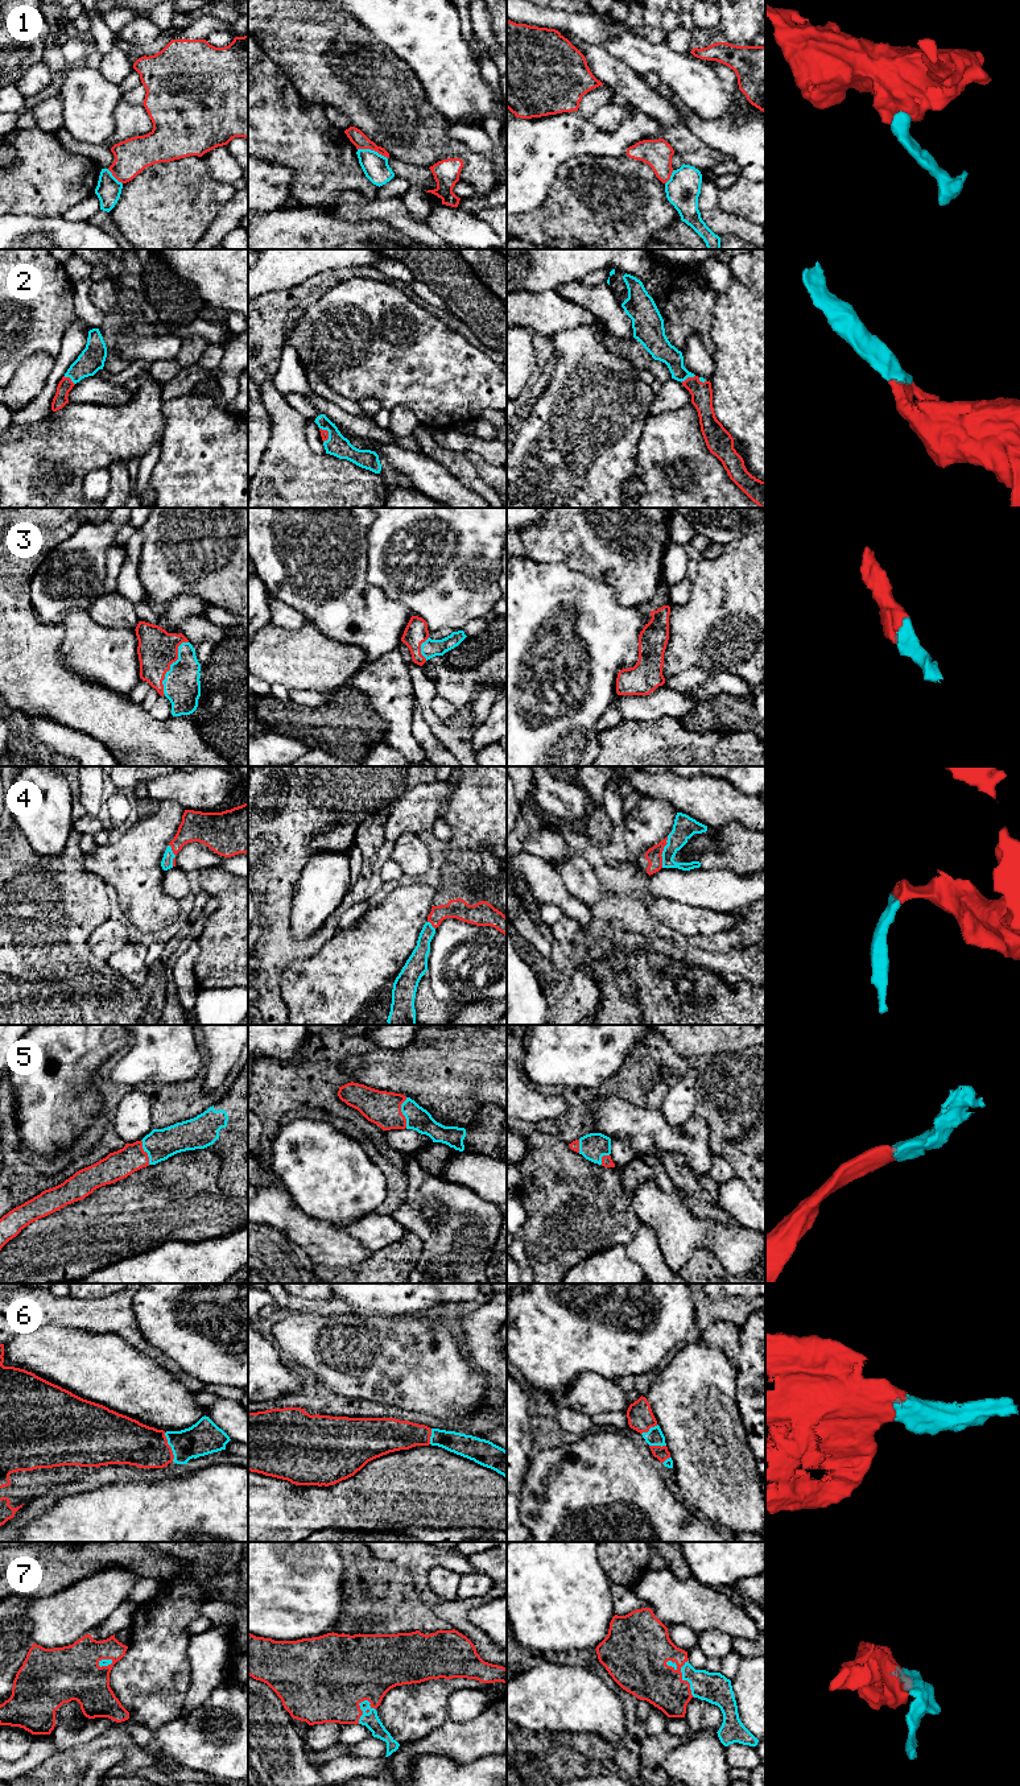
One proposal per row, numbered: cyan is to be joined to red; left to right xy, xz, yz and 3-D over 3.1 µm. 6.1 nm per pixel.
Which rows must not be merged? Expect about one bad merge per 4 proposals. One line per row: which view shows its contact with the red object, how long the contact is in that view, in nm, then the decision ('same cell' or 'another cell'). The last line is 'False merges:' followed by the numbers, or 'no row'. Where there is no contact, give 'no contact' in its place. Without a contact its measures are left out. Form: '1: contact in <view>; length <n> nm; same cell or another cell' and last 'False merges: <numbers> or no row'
1: contact in xz; length 200 nm; another cell
2: contact in yz; length 100 nm; same cell
3: contact in xy; length 360 nm; same cell
4: contact in yz; length 200 nm; same cell
5: contact in xz; length 180 nm; same cell
6: contact in xy; length 190 nm; same cell
7: contact in xz; length 160 nm; same cell
False merges: 1

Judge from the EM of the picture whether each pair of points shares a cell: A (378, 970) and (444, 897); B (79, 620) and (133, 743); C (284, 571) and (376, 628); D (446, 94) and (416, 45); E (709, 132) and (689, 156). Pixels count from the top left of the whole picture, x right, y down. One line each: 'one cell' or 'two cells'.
A: two cells
B: two cells
C: one cell
D: one cell
E: two cells

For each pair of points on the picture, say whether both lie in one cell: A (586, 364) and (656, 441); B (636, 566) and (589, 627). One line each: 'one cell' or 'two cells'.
A: two cells
B: two cells

